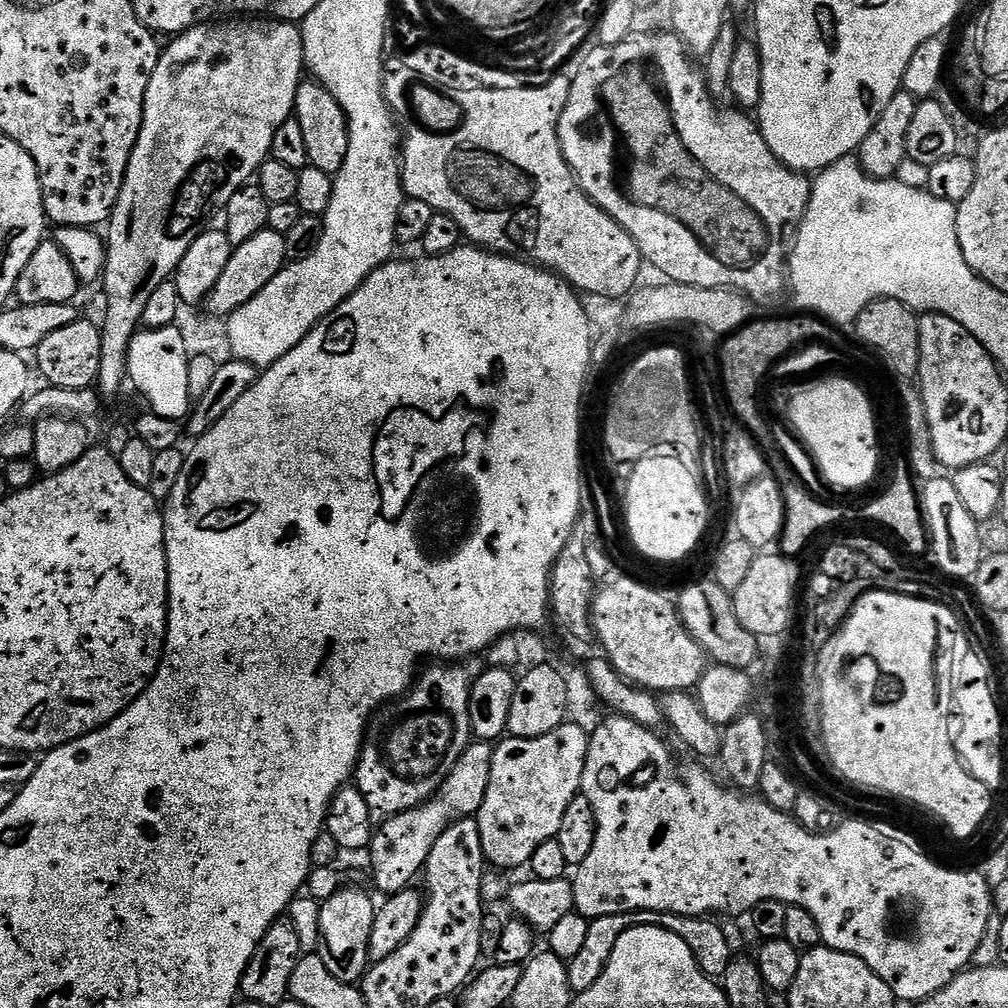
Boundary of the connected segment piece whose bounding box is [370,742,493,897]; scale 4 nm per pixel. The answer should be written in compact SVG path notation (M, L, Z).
M473 742L462 754L454 770L444 780L444 785L425 804L414 806L405 812L394 814L383 821L372 833L372 880L385 897L413 887L415 876L419 877L424 864L434 850L434 842L446 834L448 827L458 820L475 817L486 798L486 786L490 786L490 766L493 745L488 742Z

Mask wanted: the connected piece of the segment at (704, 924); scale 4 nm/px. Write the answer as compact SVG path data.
M623 912L613 916L603 916L597 920L588 921L586 930L586 943L582 946L582 951L573 960L567 961L568 981L573 993L579 994L590 990L594 982L606 970L606 962L610 962L610 954L614 954L614 946L618 946L618 938L626 934L626 930L646 926L647 924L657 924L662 930L670 930L690 946L690 954L698 962L698 966L707 976L715 981L719 981L726 974L730 962L734 959L734 953L726 942L723 934L723 926L719 919L707 916L675 916L669 912Z

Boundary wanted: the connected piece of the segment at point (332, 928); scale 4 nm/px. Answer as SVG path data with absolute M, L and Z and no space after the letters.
M345 890L334 894L334 898L323 901L320 905L318 930L320 943L318 955L326 962L326 970L338 978L338 982L359 985L364 973L370 967L368 947L370 946L370 930L374 926L377 905L364 892Z

